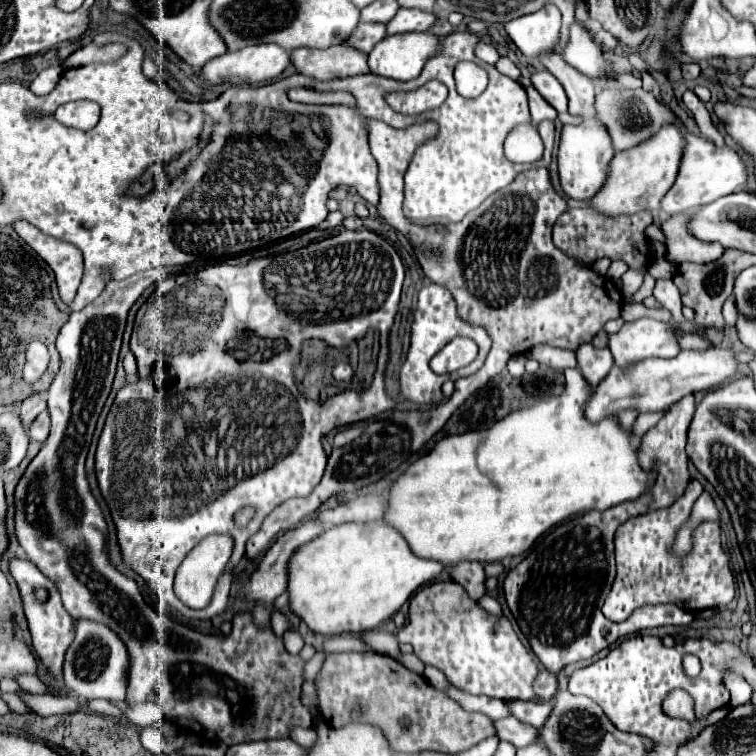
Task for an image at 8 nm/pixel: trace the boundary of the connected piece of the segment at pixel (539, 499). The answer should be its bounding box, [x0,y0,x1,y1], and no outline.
[383,368,655,568]

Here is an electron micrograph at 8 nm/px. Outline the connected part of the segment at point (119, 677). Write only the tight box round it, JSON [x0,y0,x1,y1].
[63,620,129,704]

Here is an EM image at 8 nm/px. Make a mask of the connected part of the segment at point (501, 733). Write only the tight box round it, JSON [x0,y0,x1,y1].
[493,716,539,748]

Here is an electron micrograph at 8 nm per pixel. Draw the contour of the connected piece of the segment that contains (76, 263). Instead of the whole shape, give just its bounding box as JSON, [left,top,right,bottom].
[15,222,83,304]

